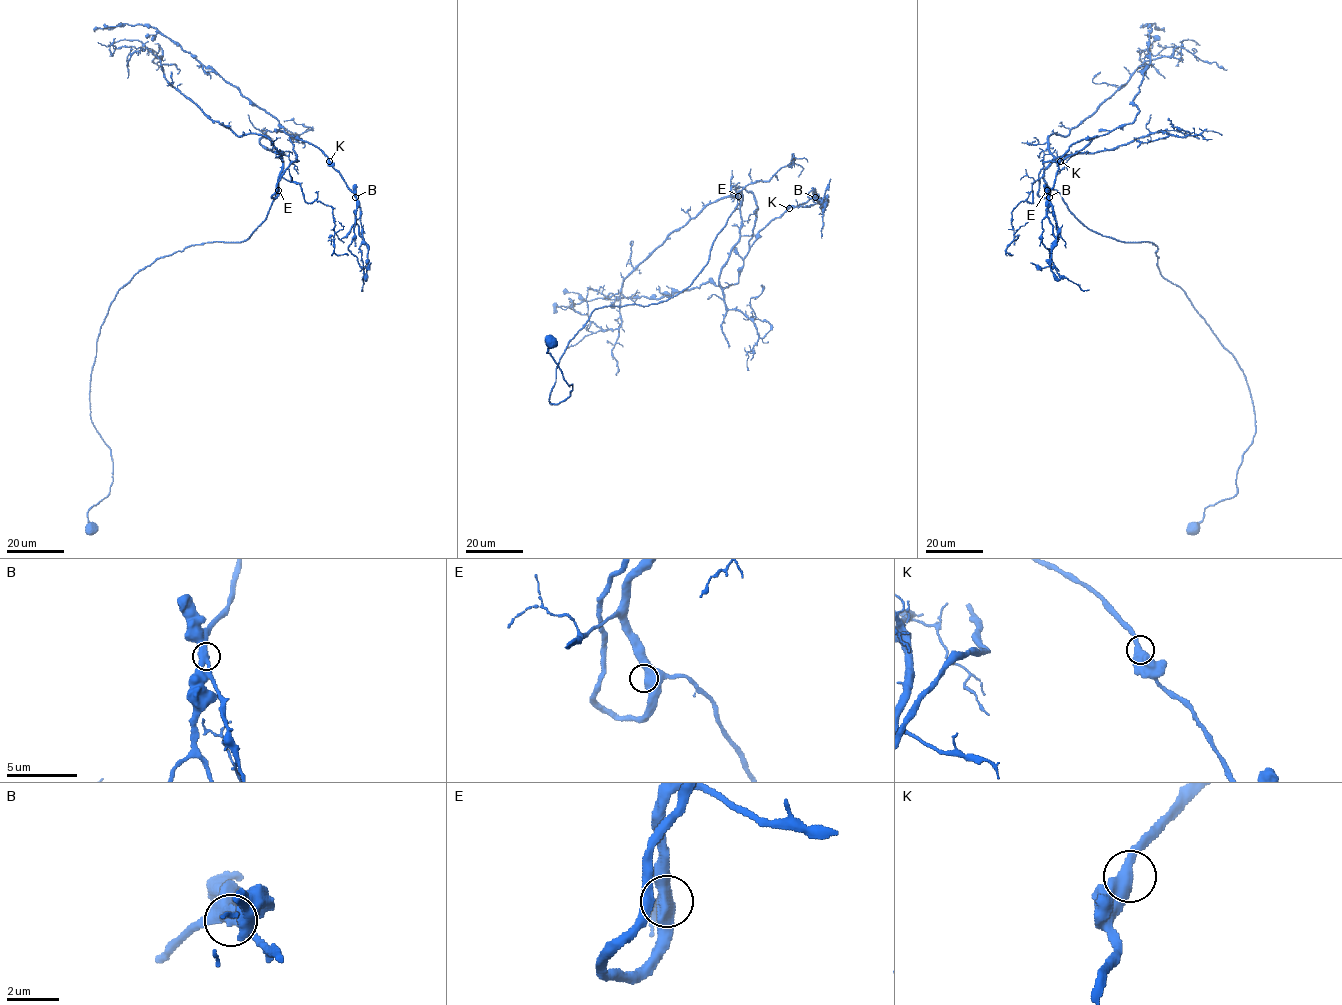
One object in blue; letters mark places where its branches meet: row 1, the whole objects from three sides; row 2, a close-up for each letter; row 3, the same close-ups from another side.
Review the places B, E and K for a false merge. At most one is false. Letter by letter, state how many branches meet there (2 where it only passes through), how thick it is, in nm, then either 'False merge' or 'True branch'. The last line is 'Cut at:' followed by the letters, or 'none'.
B: Branches: 2. Thickness 480 nm. False merge
E: Branches: 2. Thickness 550 nm. True branch
K: Branches: 2. Thickness 500 nm. True branch
Cut at: B

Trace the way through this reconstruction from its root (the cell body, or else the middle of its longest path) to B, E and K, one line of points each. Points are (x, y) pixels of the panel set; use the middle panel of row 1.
B: (551, 344), (572, 384), (558, 404), (590, 315), (686, 289), (733, 186), (757, 207), (750, 246), (815, 197)
E: (551, 344), (572, 384), (558, 404), (549, 402), (555, 369), (590, 315), (686, 289), (738, 196)
K: (551, 344), (572, 384), (558, 404), (590, 315), (686, 289), (733, 186), (757, 207), (750, 246), (789, 208)

